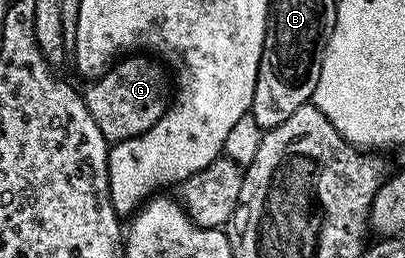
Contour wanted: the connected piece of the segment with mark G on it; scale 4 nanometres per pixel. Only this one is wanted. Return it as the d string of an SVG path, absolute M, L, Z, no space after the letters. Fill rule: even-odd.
M122 59L101 77L91 80L84 89L84 100L96 127L106 136L107 142L132 139L148 127L155 125L166 114L168 108L168 73L161 64L137 65L134 61Z

